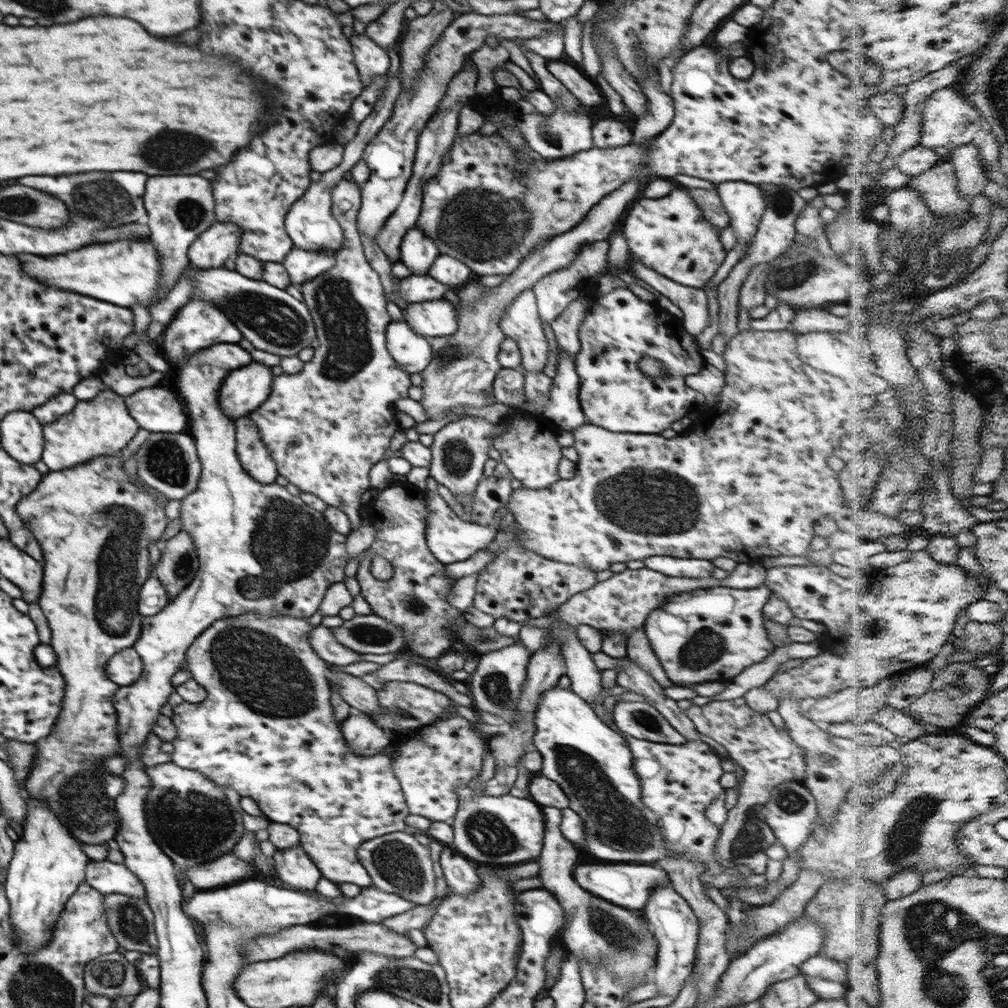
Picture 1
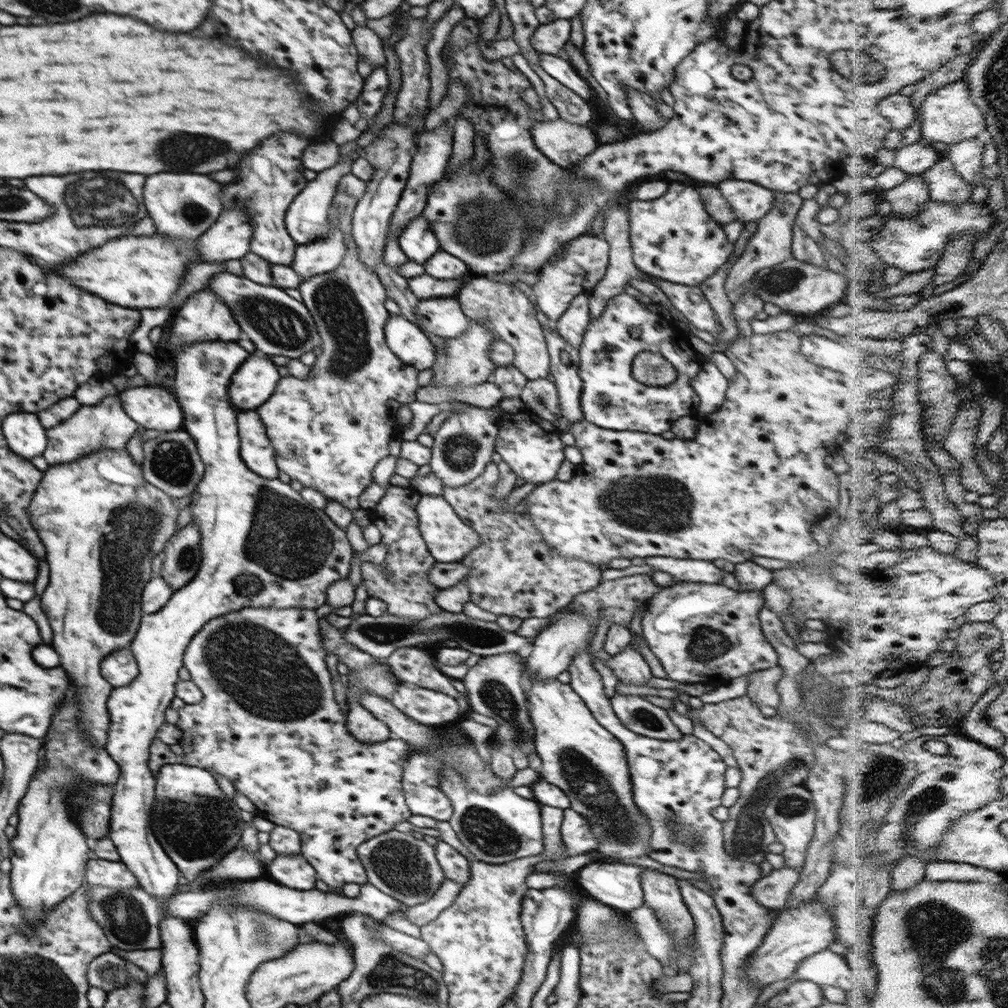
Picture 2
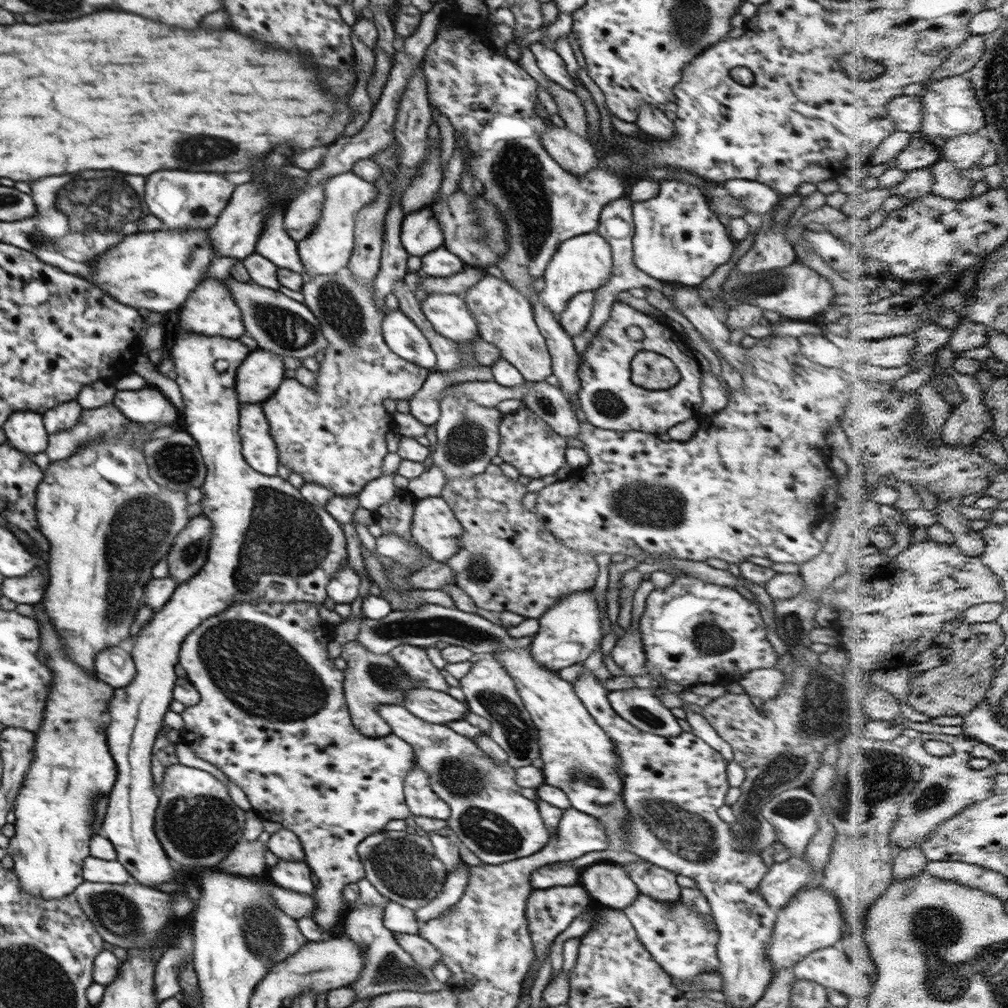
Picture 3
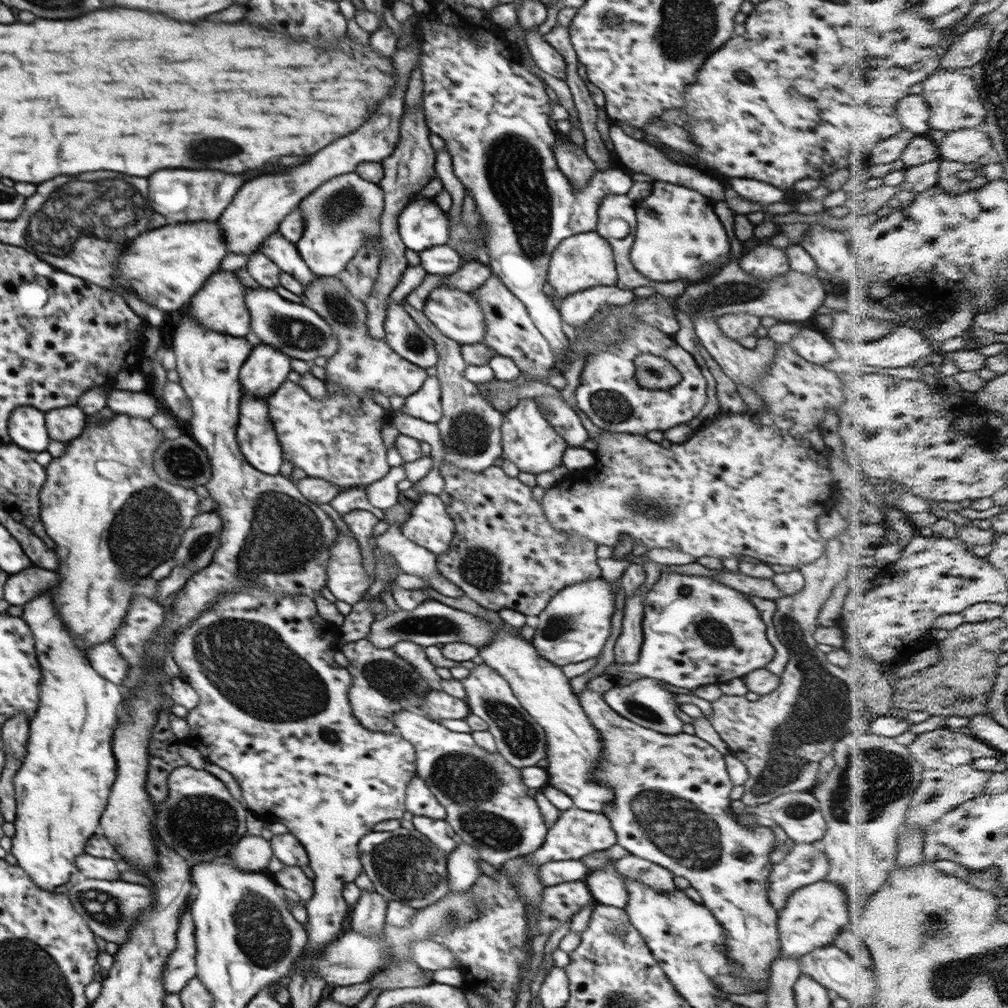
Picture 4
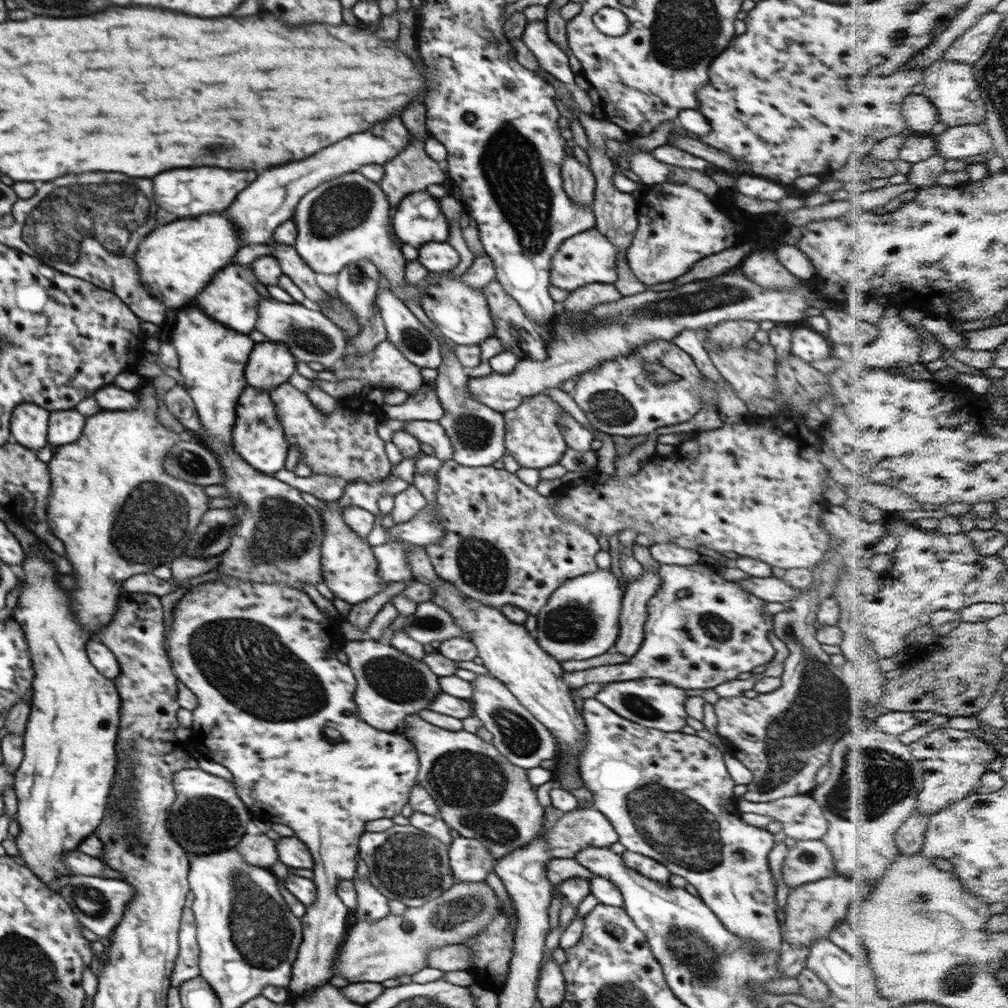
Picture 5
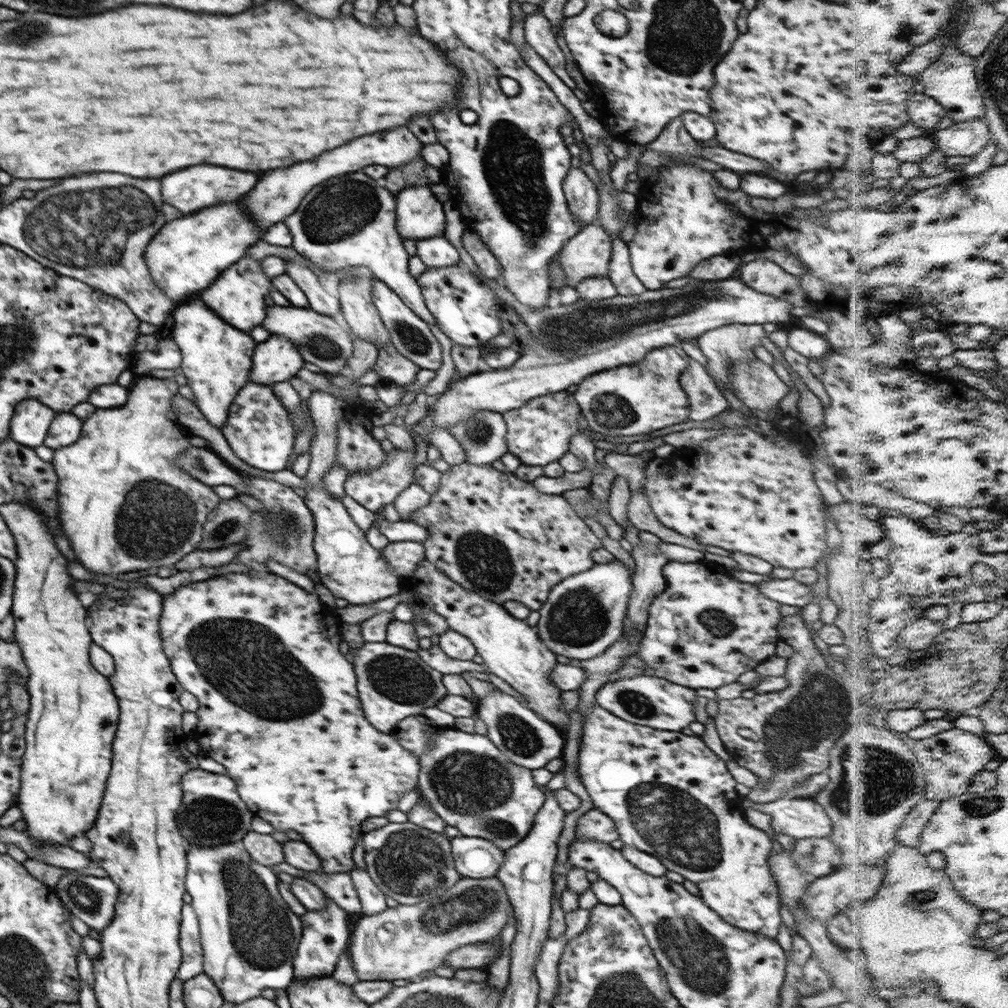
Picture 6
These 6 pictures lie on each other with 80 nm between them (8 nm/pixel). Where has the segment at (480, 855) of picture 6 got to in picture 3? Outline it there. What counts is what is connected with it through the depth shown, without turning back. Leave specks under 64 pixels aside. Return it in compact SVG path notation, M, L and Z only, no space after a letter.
M461 859L461 864L452 872L448 872L442 890L426 906L415 910L415 917L419 924L438 917L443 910L456 904L467 885L470 865Z

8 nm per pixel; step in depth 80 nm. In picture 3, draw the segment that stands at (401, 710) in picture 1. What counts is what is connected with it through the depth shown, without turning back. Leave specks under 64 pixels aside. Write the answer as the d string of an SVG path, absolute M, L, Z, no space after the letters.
M426 687L409 690L401 705L416 718L421 718L430 724L445 724L462 720L469 711L465 702L454 699L447 692Z

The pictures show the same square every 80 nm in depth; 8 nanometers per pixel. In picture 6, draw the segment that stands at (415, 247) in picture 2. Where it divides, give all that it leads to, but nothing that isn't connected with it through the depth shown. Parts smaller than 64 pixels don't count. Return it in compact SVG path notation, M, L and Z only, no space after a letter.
M428 185L409 186L395 199L396 228L403 239L418 241L444 234L443 202L434 196Z

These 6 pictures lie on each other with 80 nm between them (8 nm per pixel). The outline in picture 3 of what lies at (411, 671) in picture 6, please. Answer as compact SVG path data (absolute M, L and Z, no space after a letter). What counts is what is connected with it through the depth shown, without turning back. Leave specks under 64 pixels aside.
M350 641L341 645L341 657L347 662L345 684L343 686L345 701L351 716L351 721L360 734L368 738L378 738L391 734L390 725L377 713L380 705L401 705L405 694L417 687L390 654L374 654L361 642Z

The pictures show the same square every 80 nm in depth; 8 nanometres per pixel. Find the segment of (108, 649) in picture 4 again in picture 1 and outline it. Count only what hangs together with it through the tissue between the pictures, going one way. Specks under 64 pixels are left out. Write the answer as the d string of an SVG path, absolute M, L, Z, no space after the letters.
M132 646L110 657L106 665L108 678L119 687L130 687L142 674L143 662Z

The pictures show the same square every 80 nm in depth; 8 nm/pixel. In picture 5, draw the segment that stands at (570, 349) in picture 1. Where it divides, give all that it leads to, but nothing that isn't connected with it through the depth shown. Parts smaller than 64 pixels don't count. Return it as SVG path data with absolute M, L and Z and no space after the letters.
M590 283L570 292L563 301L564 310L570 312L588 312L590 308L597 304L616 302L623 296L620 291L609 283Z

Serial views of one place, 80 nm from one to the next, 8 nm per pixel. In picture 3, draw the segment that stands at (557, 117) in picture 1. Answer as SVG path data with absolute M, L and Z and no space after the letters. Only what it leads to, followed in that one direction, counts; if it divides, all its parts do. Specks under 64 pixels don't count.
M550 124L548 132L542 134L542 147L566 172L578 178L599 165L589 138L572 134L568 127Z

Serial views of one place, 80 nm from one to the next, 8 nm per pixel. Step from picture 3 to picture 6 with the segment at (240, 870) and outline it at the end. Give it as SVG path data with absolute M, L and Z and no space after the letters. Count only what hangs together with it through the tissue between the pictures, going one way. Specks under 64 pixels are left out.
M253 830L243 836L243 845L254 862L262 866L272 867L284 862L283 845L271 834L261 834Z

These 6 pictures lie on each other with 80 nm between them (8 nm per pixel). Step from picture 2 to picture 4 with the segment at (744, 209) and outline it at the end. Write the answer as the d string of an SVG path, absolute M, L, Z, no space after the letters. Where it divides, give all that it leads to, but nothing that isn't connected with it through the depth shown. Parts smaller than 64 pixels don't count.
M731 178L725 181L725 184L732 187L742 198L752 200L756 204L761 204L761 206L786 200L783 190L752 178Z

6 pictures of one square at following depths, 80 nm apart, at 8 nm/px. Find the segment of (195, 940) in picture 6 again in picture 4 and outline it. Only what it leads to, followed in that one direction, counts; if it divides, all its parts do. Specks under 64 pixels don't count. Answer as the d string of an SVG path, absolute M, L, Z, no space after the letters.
M186 907L180 917L176 948L170 953L162 974L162 985L167 995L179 994L188 981L196 978L196 951L195 924L191 912Z

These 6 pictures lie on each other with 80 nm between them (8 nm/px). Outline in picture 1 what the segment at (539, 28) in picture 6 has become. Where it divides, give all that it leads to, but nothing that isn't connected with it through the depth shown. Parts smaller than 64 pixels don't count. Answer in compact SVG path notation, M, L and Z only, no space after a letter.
M547 60L547 70L587 108L601 104L603 96L598 85L586 77L580 68L558 60Z

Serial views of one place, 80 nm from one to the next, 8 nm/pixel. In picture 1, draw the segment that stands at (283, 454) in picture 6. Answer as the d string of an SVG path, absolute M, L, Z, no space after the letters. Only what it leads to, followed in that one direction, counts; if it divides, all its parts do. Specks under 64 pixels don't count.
M249 415L236 419L235 431L237 457L242 468L260 484L274 483L279 475L277 466L261 441L253 419Z

